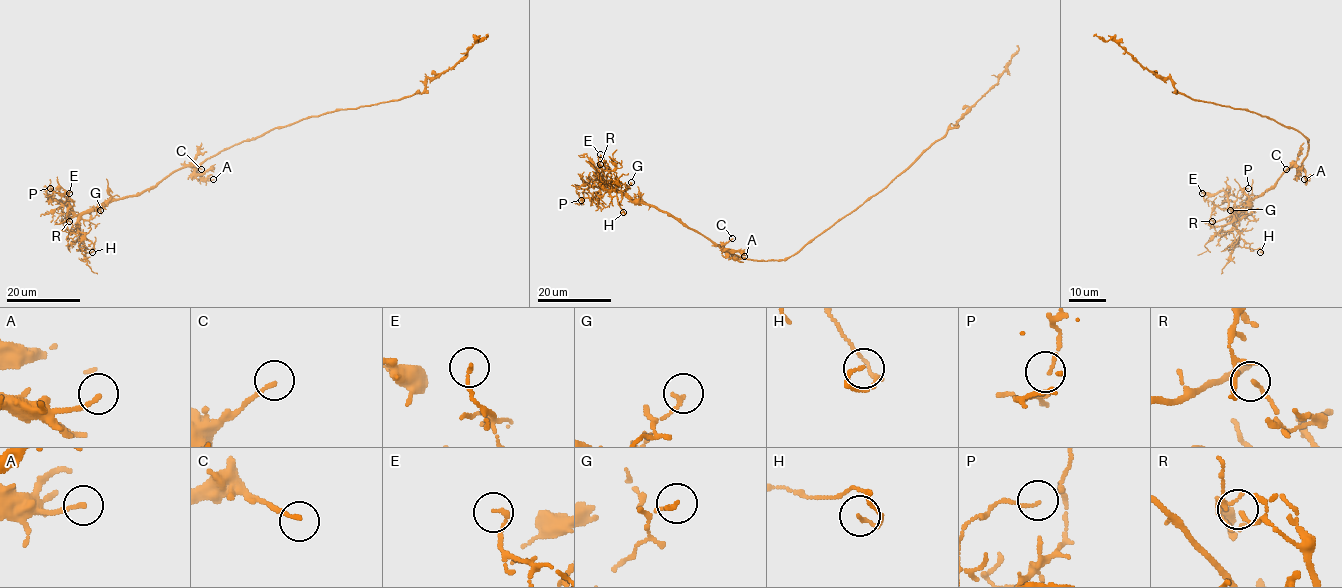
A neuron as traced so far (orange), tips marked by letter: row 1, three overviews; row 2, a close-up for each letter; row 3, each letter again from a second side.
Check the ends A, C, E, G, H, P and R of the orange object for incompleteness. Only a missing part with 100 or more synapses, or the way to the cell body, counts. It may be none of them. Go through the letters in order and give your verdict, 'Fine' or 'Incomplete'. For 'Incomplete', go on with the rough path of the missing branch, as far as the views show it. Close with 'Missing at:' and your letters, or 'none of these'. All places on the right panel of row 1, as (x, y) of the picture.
A: Fine
C: Fine
E: Fine
G: Fine
H: Fine
P: Fine
R: Fine
Missing at: none of these

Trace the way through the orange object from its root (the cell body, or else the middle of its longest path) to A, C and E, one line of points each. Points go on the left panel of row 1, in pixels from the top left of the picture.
A: (277, 128), (206, 158), (199, 165), (198, 173), (208, 180), (213, 179)
C: (277, 128), (225, 148), (196, 166), (192, 165), (201, 169)
E: (277, 128), (80, 214), (72, 210), (69, 193)

